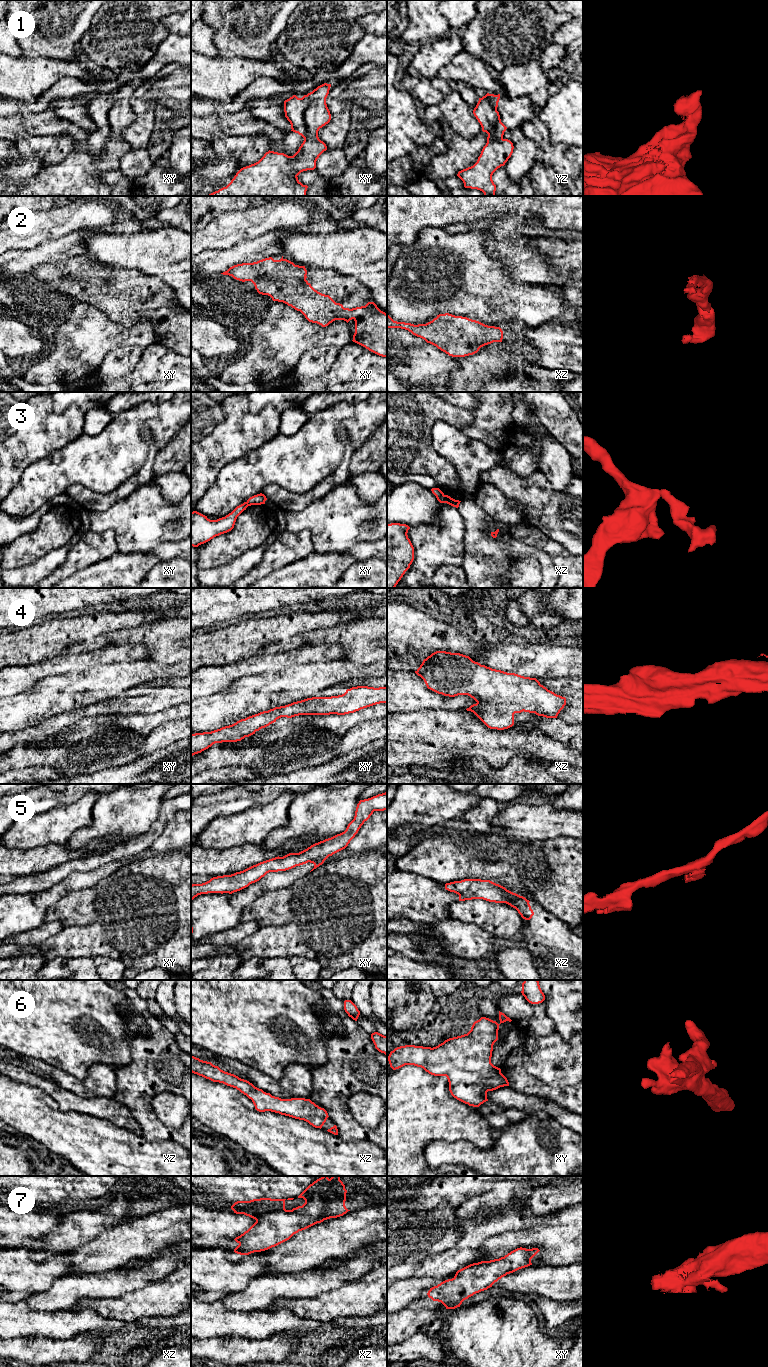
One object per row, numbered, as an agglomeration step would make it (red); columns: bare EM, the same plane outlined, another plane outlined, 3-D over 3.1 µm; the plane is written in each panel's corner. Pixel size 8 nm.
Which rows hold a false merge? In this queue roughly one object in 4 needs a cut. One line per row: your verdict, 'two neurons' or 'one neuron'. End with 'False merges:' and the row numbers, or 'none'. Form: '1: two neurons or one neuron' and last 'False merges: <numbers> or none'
1: two neurons
2: one neuron
3: two neurons
4: one neuron
5: two neurons
6: one neuron
7: one neuron
False merges: 1, 3, 5

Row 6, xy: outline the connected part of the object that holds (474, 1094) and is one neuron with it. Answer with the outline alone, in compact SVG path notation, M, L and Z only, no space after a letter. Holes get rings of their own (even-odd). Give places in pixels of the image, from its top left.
M500 1011L499 1020L498 1024L489 1018L481 1017L473 1023L467 1034L449 1038L433 1048L415 1045L397 1047L388 1056L390 1067L396 1070L405 1065L414 1065L423 1068L431 1075L446 1076L449 1082L449 1091L454 1098L469 1106L479 1107L488 1101L488 1091L509 1086L501 1069L491 1063L493 1045L498 1040L499 1025L506 1021L512 1021Z

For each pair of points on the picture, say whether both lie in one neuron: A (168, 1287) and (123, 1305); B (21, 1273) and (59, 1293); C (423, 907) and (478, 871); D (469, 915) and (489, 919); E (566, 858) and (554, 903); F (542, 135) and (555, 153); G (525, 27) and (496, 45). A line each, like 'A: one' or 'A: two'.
A: one
B: two
C: two
D: one
E: one
F: one
G: one

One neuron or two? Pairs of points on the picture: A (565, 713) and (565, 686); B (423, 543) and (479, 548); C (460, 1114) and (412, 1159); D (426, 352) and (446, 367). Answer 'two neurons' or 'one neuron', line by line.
A: one neuron
B: two neurons
C: one neuron
D: one neuron

